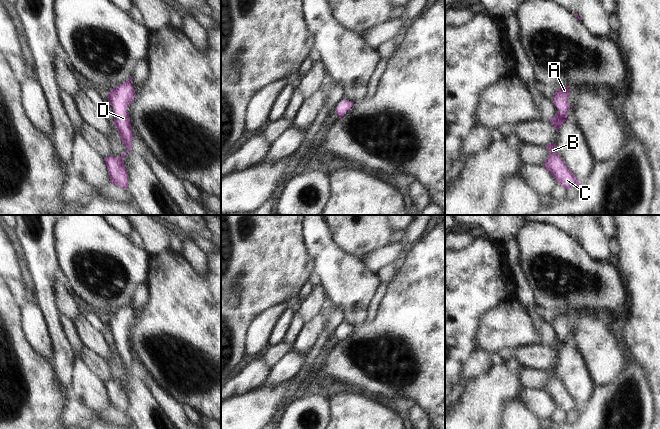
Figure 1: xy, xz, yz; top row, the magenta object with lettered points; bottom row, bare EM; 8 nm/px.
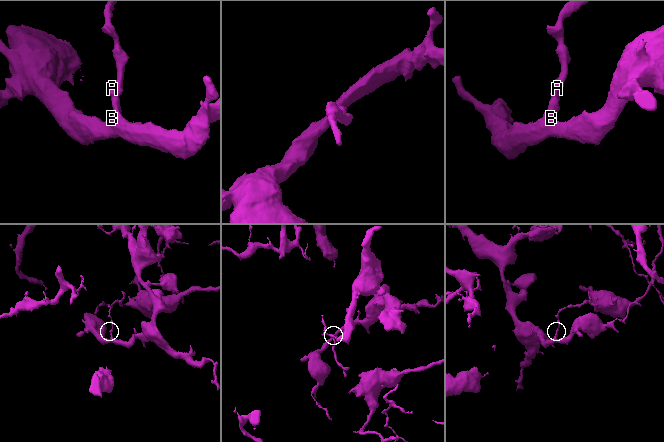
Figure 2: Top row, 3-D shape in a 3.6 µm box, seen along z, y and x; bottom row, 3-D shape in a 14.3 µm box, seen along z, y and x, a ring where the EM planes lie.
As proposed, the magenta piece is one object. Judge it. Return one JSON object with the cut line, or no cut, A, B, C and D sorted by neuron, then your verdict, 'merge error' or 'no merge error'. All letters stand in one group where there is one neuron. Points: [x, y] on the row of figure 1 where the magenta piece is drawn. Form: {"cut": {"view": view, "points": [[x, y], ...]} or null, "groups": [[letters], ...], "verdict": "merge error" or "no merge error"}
{"cut": null, "groups": [["A", "B", "C", "D"]], "verdict": "no merge error"}

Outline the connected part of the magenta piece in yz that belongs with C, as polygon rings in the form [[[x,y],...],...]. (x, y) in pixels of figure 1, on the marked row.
[[[548,143],[545,147],[548,149],[549,155],[541,166],[553,175],[557,184],[562,185],[567,190],[574,186],[580,186],[582,183],[577,180],[560,157],[556,143]]]

